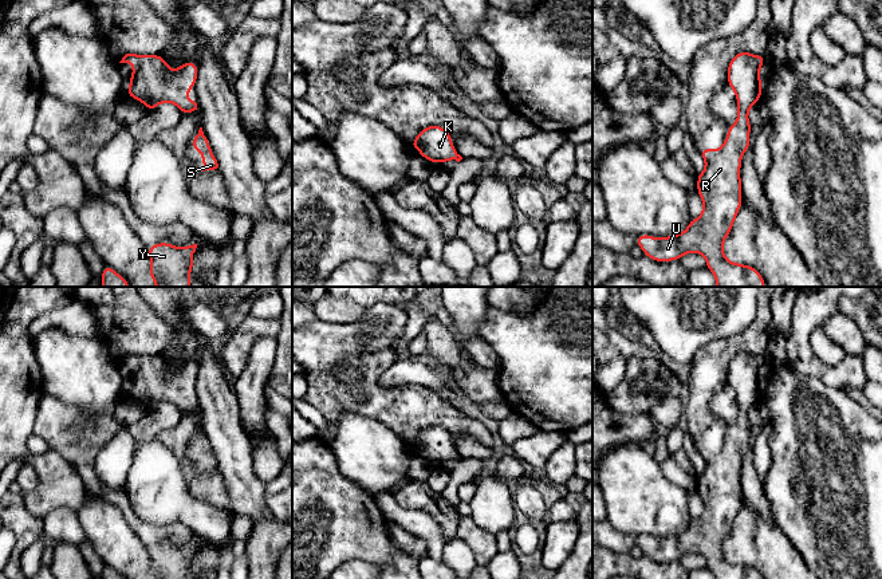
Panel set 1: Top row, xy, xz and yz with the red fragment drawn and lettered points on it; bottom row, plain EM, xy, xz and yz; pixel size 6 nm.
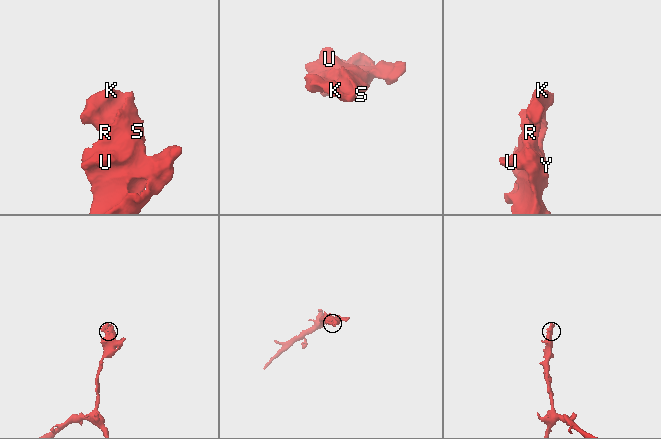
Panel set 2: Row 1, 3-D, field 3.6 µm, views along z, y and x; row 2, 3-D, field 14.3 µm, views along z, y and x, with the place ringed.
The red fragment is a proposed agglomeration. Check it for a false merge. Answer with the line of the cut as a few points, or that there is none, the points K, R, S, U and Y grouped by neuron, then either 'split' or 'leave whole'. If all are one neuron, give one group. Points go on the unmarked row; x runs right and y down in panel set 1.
cut none; groups K R S U Y; leave whole

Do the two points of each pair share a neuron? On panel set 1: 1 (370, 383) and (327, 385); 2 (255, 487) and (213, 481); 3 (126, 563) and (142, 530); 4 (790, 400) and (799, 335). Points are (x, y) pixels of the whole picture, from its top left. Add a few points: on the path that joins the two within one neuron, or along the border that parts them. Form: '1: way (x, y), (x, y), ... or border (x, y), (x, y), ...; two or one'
1: way (359, 388), (338, 390); one
2: border (217, 468), (232, 509); two
3: border (121, 511), (126, 523), (146, 547); two
4: border (795, 370), (815, 375), (825, 383); two

